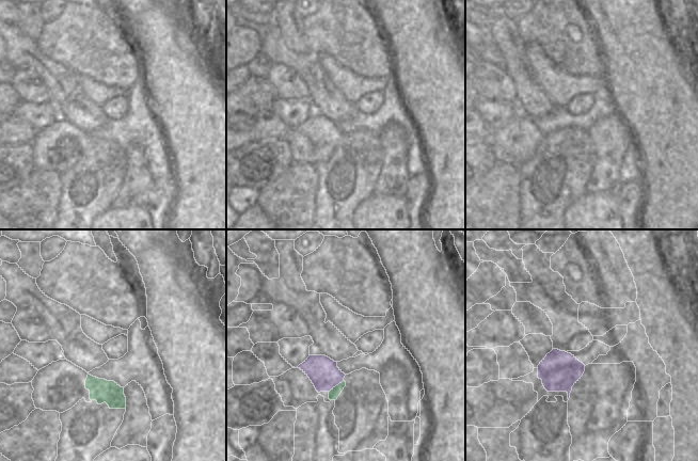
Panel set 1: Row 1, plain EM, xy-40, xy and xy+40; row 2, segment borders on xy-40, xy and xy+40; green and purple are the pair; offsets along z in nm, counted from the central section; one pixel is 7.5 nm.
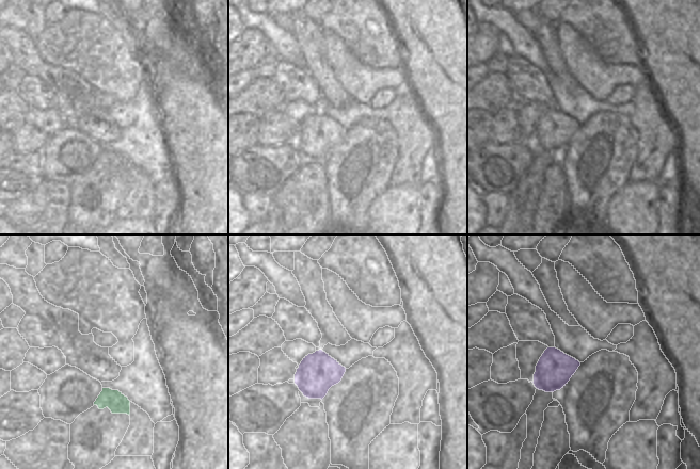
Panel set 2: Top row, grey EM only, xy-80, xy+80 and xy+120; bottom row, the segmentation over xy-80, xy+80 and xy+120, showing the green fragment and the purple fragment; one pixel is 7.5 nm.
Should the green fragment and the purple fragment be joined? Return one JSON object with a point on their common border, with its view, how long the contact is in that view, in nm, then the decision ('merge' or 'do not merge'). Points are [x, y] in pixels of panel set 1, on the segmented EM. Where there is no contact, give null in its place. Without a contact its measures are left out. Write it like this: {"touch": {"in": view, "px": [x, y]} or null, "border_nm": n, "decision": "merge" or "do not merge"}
{"touch": {"in": "xy", "px": [336, 385]}, "border_nm": 140, "decision": "merge"}

